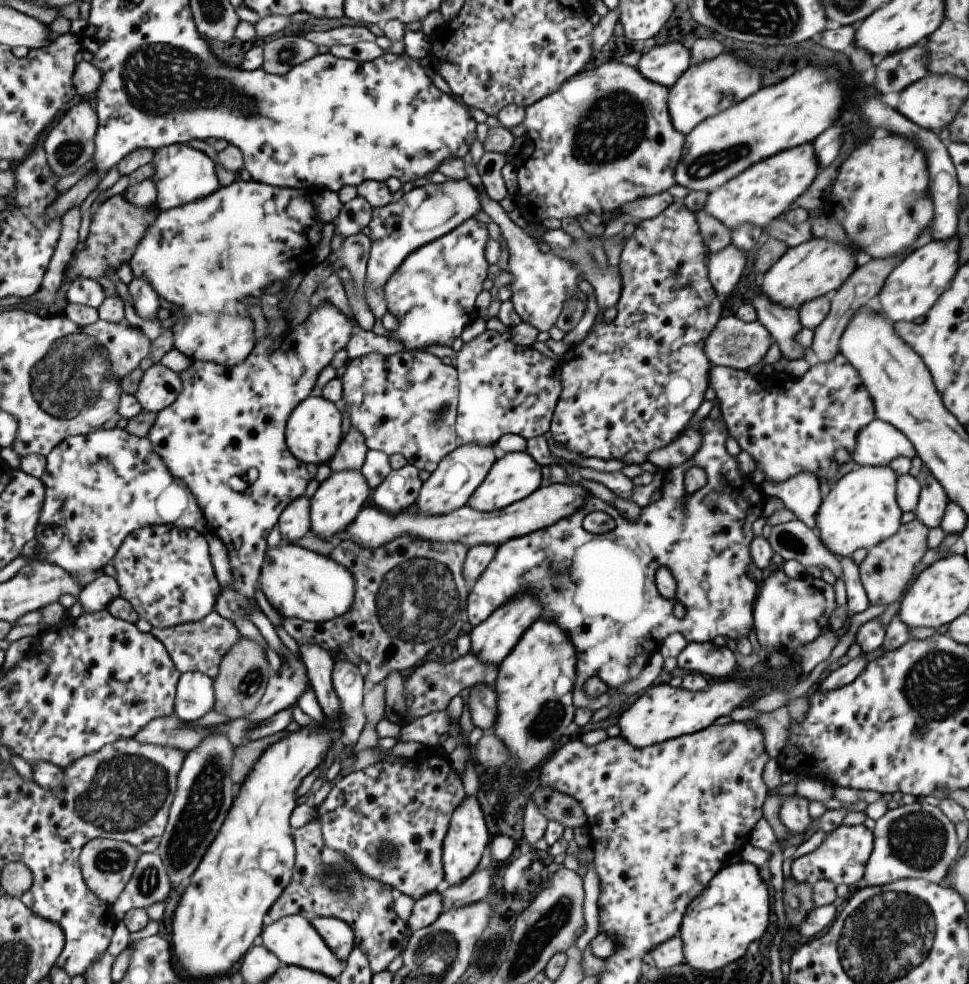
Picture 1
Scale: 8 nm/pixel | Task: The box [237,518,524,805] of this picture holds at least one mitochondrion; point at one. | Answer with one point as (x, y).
(433, 601)

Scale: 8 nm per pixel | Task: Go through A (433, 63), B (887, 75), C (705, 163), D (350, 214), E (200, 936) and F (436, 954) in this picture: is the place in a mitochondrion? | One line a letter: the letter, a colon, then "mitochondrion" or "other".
A: other
B: other
C: mitochondrion
D: other
E: other
F: mitochondrion

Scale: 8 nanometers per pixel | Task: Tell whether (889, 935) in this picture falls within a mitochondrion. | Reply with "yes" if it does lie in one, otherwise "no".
yes

